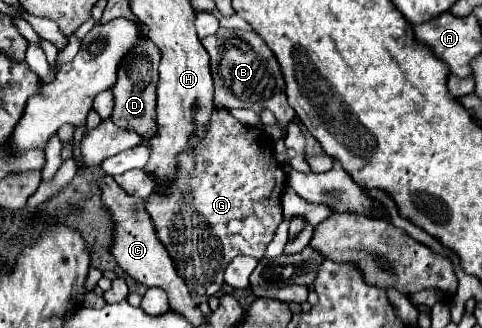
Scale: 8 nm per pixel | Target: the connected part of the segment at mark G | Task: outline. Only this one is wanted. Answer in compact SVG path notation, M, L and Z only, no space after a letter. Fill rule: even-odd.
M214 109L206 125L206 133L200 139L190 135L190 147L178 155L178 167L174 183L164 191L150 193L146 199L146 211L150 213L158 239L170 253L178 275L184 279L194 295L212 297L220 291L224 283L226 265L238 255L250 255L256 259L264 257L268 243L284 219L282 211L282 191L286 187L286 173L274 159L274 147L270 137L258 129L236 121L226 109Z

